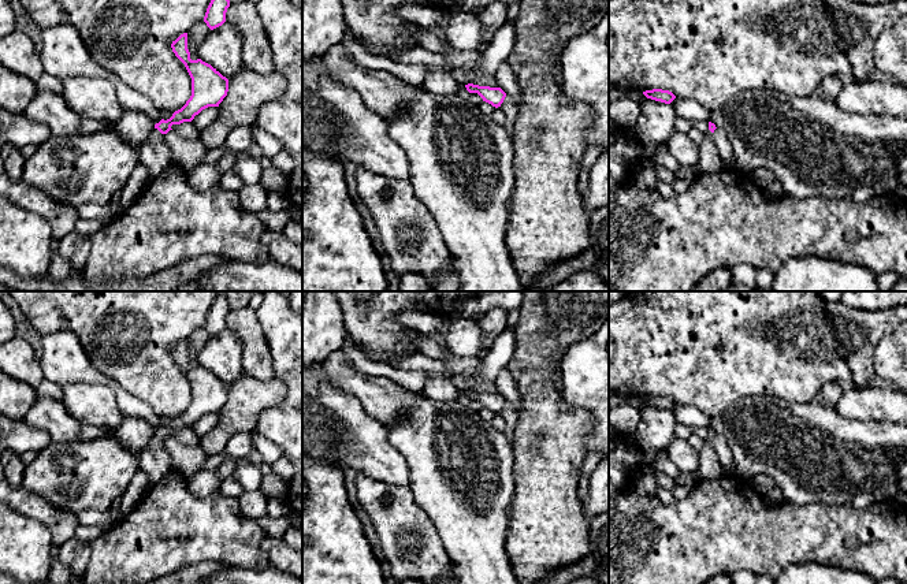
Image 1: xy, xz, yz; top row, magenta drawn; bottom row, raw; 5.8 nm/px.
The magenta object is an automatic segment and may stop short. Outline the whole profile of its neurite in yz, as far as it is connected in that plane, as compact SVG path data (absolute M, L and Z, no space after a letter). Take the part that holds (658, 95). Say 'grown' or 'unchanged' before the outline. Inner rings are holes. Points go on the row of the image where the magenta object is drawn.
unchanged; M662 89L646 90L646 92L643 92L643 94L647 98L661 101L661 103L665 103L665 104L670 104L676 98L676 96L672 92L662 90Z

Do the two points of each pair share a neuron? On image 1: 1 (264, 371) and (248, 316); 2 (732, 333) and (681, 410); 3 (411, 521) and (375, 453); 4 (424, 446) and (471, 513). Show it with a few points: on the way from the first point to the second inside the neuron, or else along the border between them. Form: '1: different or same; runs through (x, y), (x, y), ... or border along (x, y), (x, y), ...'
1: same; runs through (256, 357), (249, 330)
2: different; border along (676, 402), (697, 406), (709, 416)
3: different; border along (361, 473), (382, 482), (408, 487)
4: same; runs through (441, 462), (467, 488), (468, 497)

